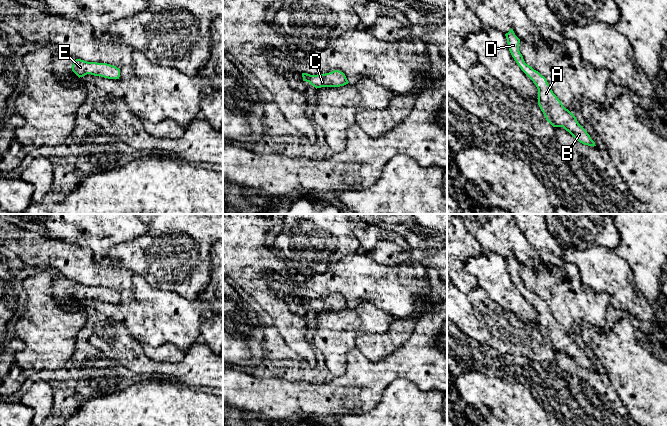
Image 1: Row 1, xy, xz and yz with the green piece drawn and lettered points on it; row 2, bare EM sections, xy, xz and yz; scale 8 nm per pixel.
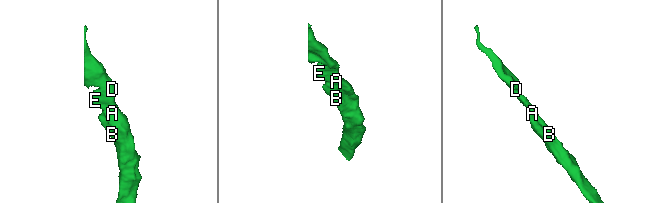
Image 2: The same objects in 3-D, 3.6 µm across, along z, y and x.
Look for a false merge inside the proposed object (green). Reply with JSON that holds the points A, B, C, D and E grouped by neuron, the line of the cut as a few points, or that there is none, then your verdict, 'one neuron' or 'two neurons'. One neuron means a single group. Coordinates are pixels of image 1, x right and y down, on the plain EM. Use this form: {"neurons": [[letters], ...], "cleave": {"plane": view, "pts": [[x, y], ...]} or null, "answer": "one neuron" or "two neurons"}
{"neurons": [["A", "B", "C", "D", "E"]], "cleave": null, "answer": "one neuron"}

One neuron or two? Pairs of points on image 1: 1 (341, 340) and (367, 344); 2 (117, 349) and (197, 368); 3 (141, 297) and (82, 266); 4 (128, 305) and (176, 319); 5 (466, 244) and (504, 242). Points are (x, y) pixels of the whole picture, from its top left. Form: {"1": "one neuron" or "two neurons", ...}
{"1": "two neurons", "2": "one neuron", "3": "two neurons", "4": "one neuron", "5": "two neurons"}

